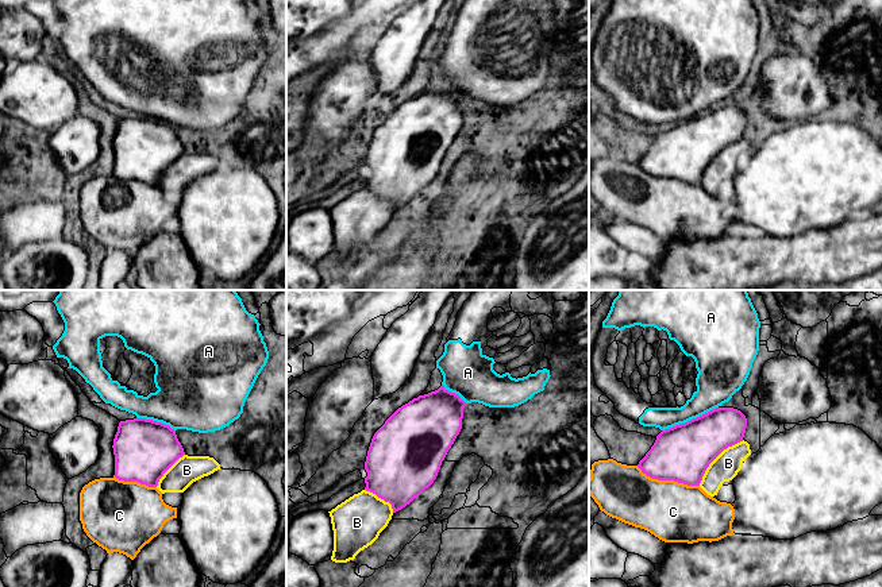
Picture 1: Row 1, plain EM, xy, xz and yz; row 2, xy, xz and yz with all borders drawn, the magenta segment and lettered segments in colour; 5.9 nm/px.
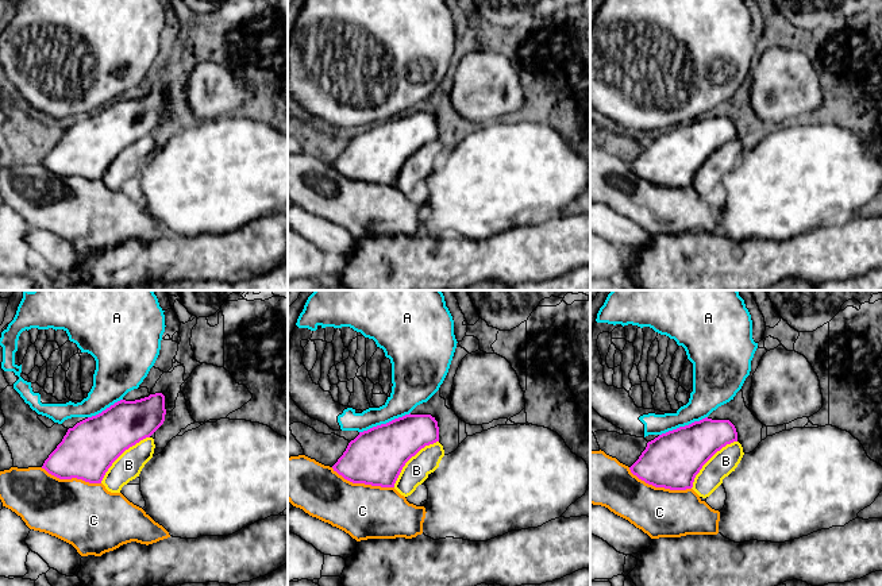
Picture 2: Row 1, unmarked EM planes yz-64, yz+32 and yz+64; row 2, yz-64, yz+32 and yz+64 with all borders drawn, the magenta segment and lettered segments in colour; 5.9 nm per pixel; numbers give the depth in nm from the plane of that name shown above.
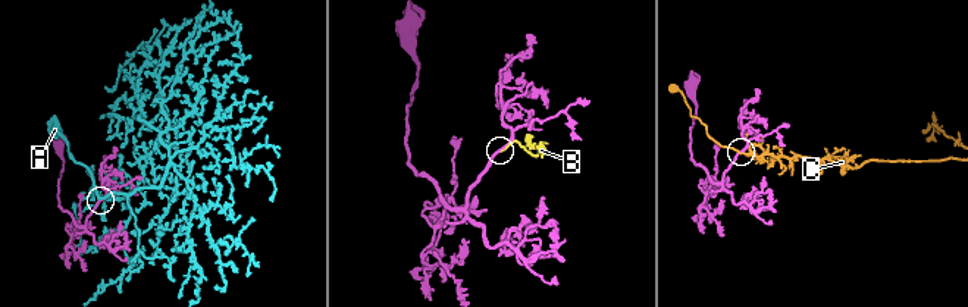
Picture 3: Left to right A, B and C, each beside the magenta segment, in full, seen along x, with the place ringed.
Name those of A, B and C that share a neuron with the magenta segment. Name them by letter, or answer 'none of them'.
B

